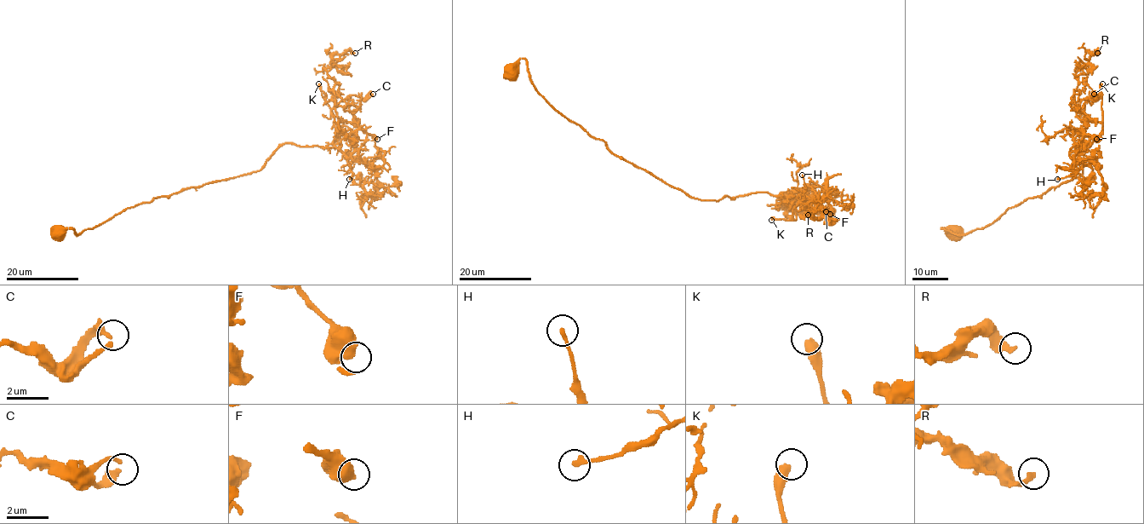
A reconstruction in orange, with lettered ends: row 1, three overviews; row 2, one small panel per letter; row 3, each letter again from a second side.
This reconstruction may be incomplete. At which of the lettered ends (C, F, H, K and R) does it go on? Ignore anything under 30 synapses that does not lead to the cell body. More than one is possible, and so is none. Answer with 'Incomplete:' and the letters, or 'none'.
Incomplete: K

